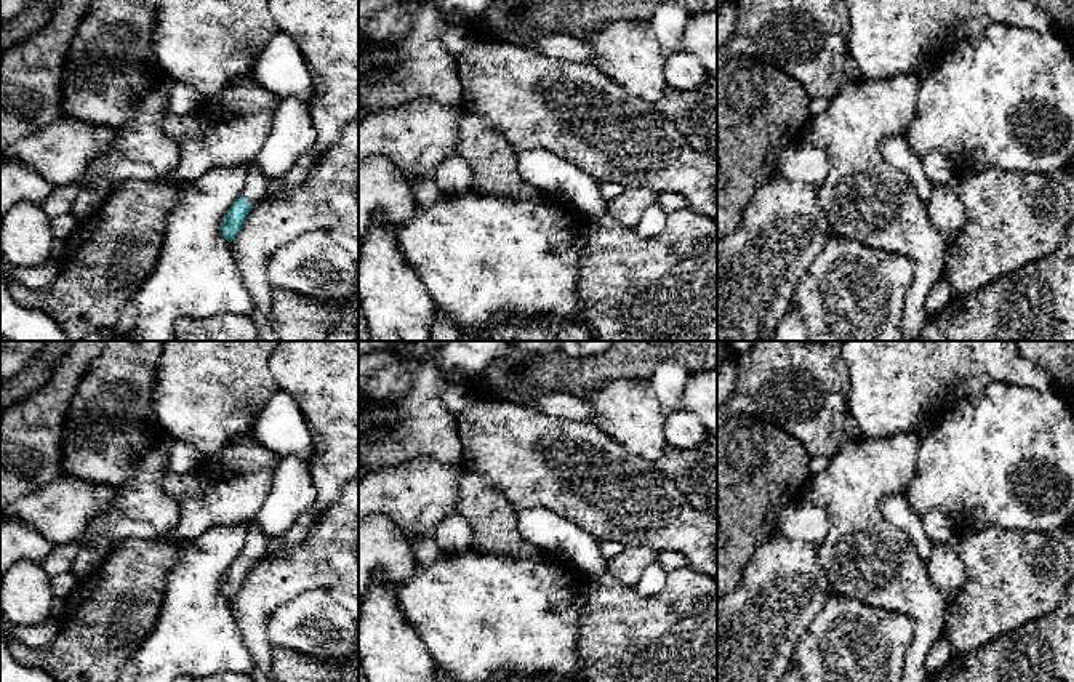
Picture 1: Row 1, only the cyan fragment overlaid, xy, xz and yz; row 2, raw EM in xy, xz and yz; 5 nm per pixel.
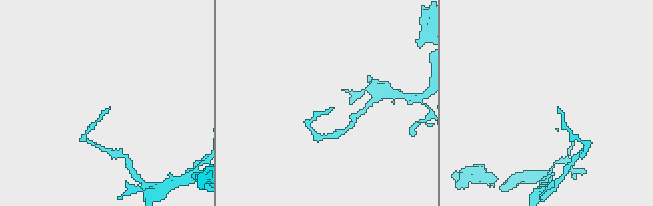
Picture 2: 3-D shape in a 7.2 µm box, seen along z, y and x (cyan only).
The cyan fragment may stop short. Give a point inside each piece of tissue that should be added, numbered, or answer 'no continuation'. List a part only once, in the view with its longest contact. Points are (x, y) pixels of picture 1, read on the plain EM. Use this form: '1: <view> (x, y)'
1: xy (255, 546)

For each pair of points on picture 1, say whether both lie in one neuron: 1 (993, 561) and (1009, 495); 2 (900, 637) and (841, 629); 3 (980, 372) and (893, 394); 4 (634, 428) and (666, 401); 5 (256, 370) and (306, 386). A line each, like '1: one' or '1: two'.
1: two
2: one
3: one
4: two
5: two

